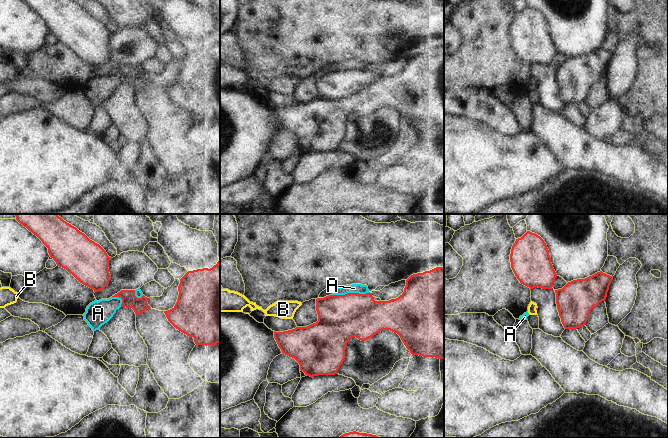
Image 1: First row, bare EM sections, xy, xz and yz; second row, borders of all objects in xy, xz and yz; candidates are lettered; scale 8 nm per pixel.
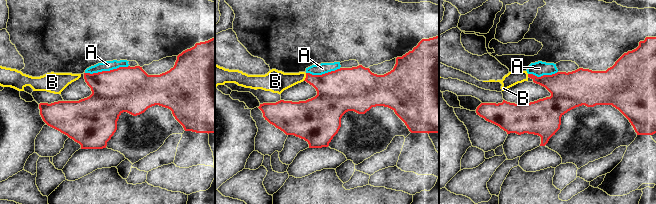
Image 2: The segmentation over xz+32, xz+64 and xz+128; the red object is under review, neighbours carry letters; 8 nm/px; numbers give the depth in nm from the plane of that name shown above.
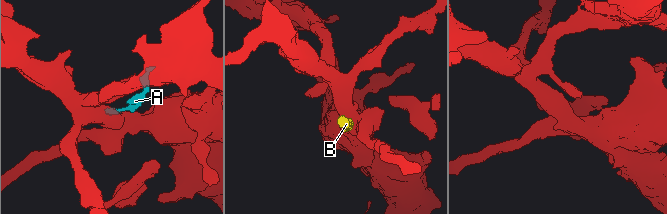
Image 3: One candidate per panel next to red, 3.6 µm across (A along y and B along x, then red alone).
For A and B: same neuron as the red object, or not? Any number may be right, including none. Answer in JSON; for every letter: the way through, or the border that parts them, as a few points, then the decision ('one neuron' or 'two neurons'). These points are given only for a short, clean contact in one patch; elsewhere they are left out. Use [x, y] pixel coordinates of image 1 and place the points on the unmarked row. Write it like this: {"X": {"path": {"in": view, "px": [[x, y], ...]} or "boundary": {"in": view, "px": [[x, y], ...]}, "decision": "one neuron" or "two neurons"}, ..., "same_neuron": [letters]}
{"A": {"decision": "two neurons"}, "B": {"path": {"in": "yz", "px": [[536, 84], [536, 85], [532, 82]]}, "decision": "one neuron"}, "same_neuron": ["B"]}

